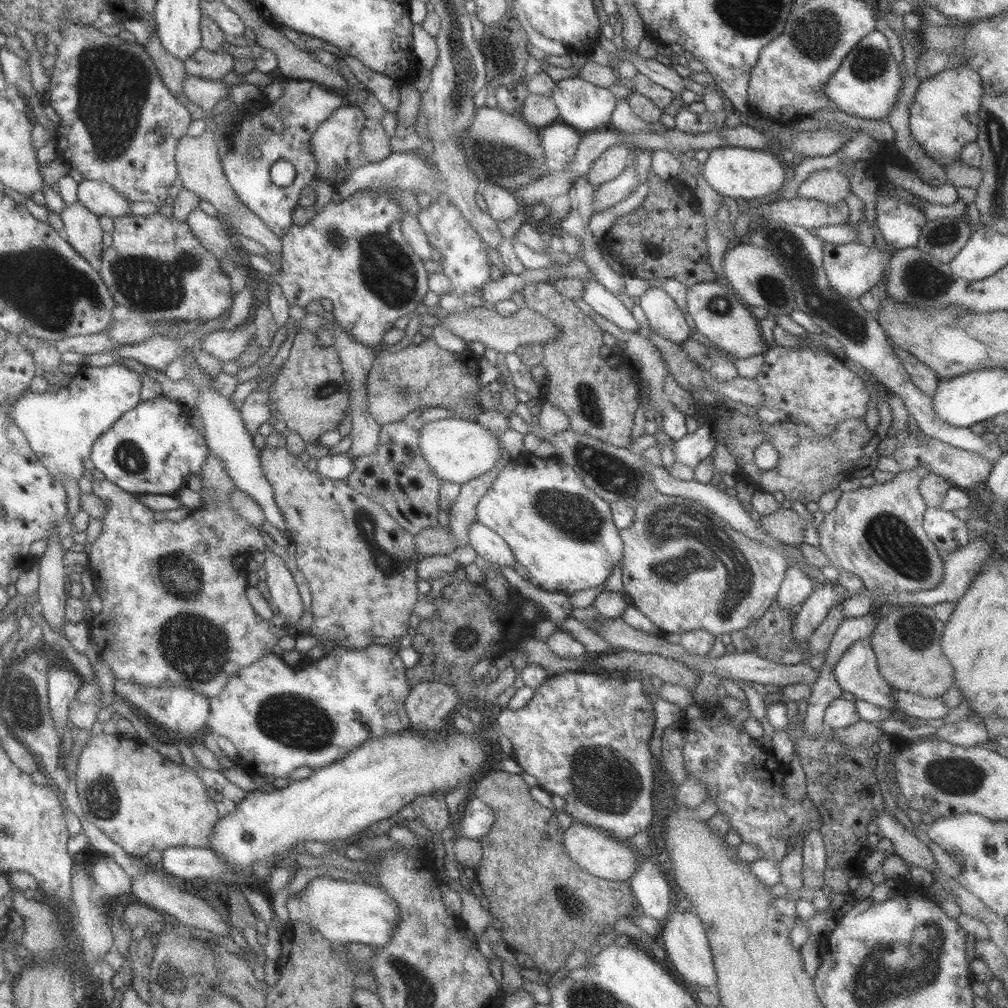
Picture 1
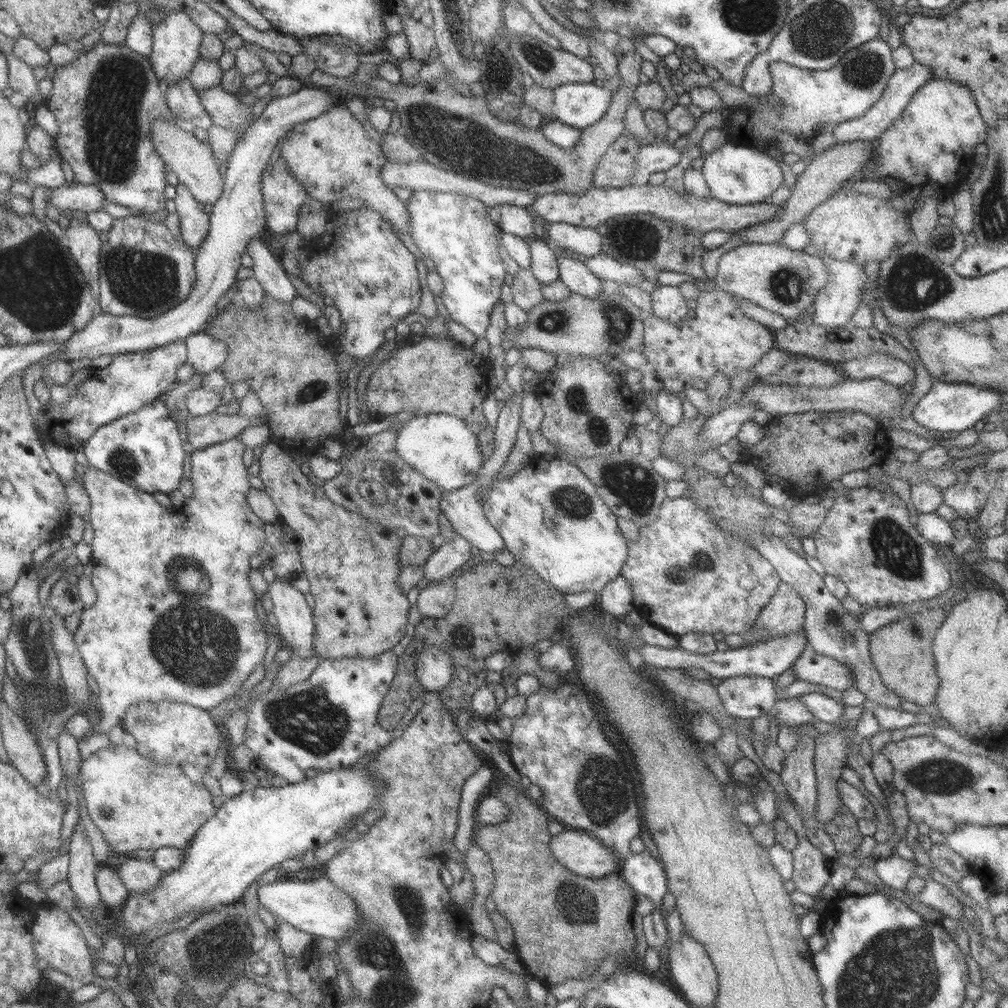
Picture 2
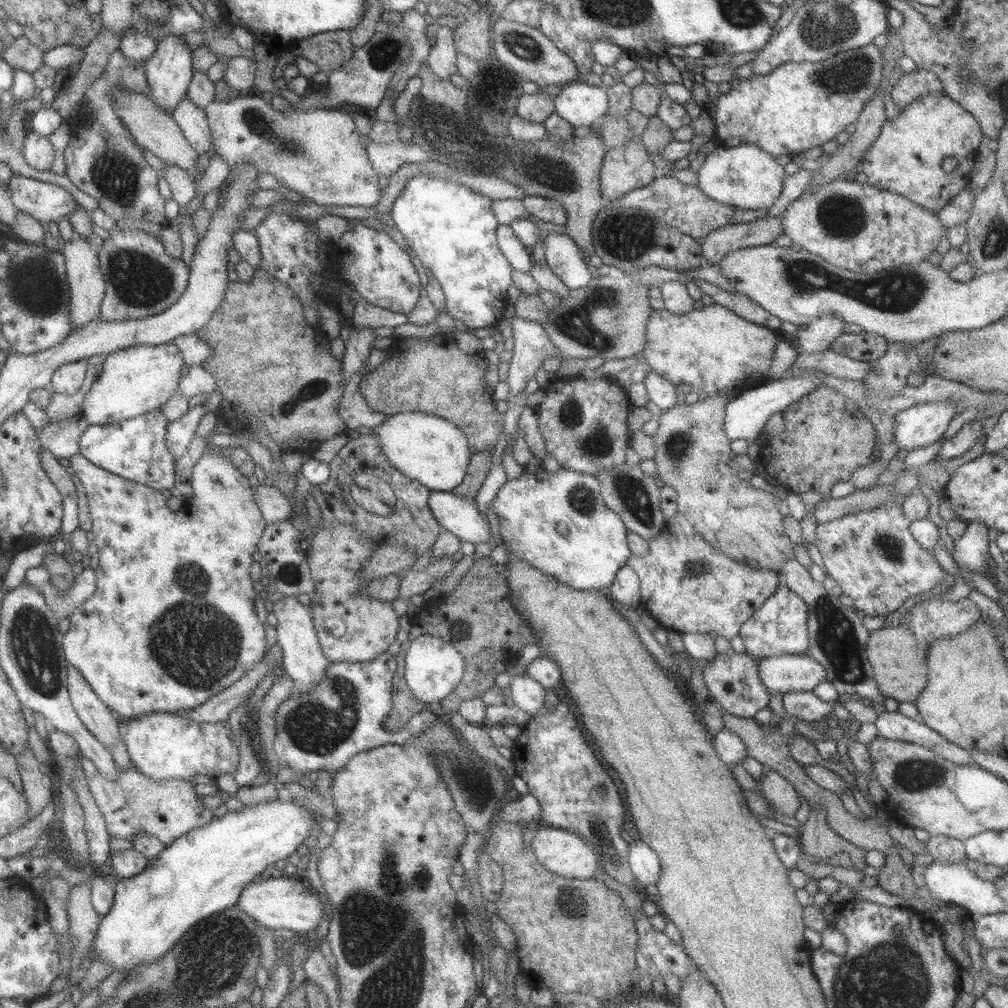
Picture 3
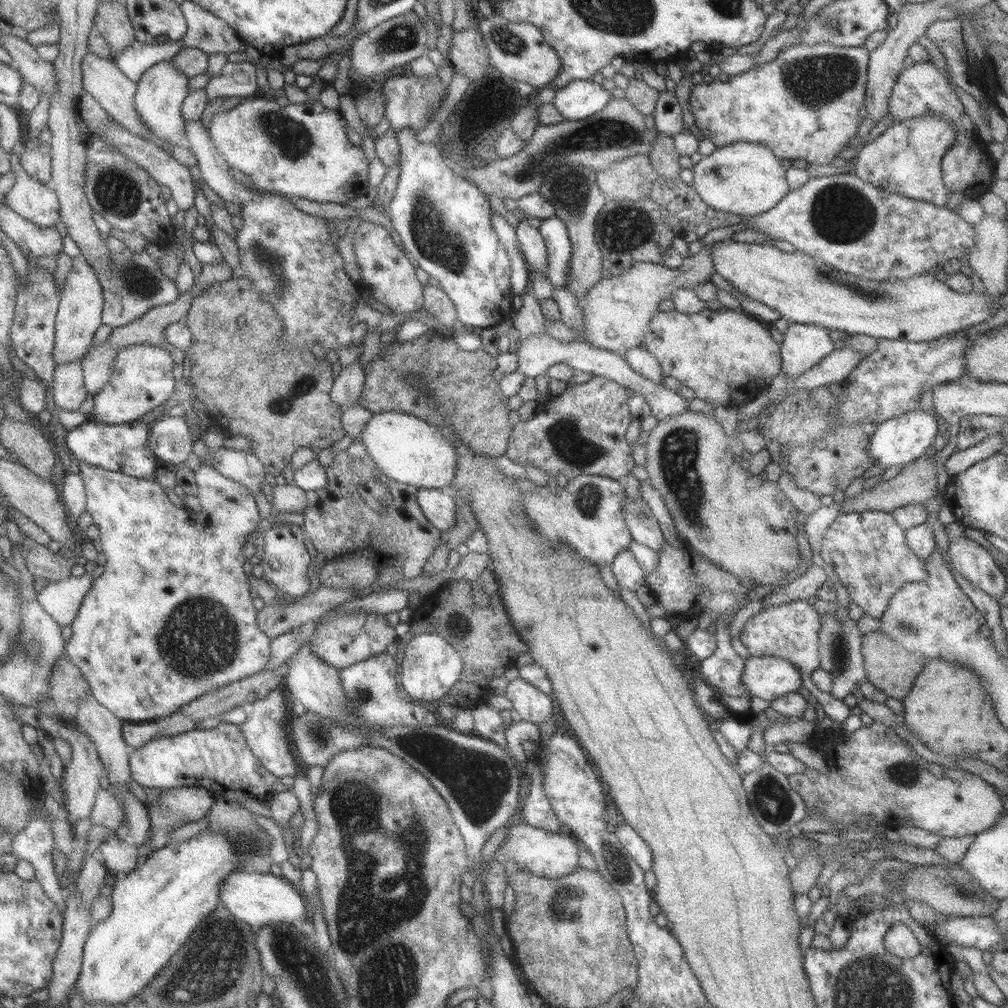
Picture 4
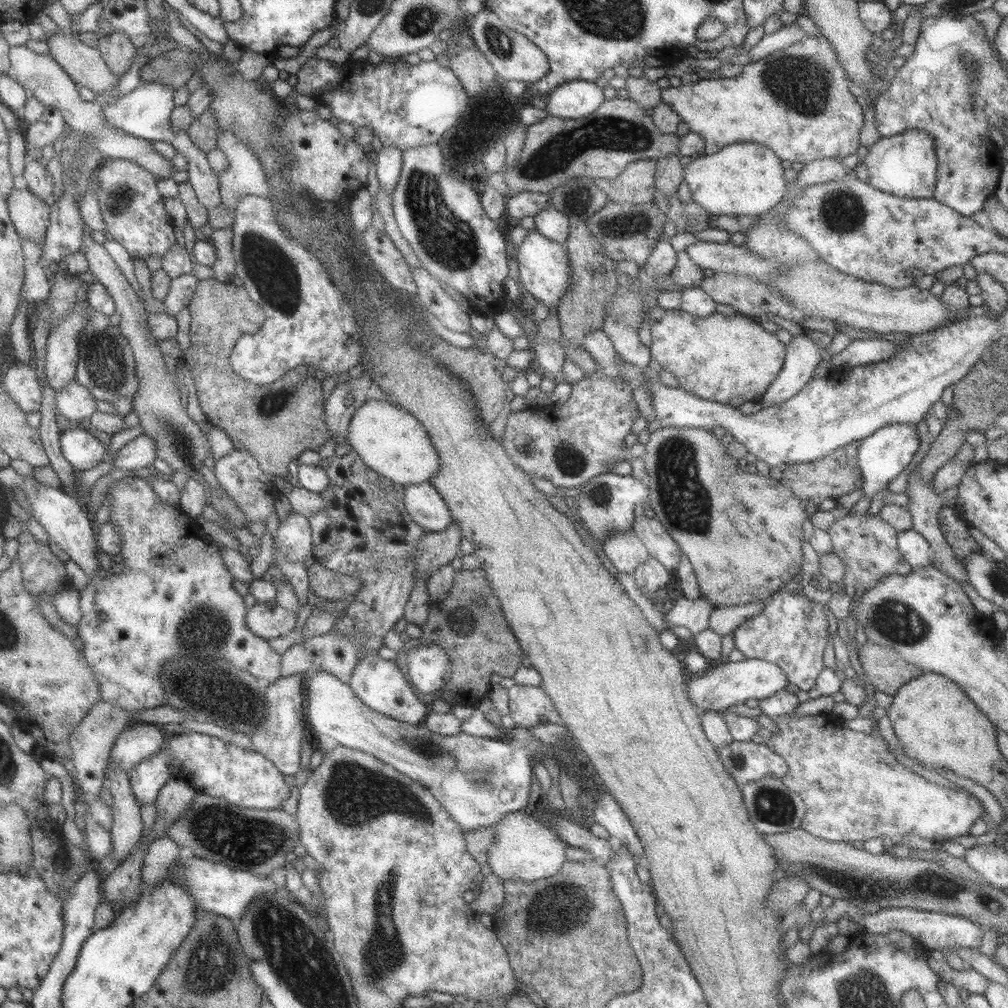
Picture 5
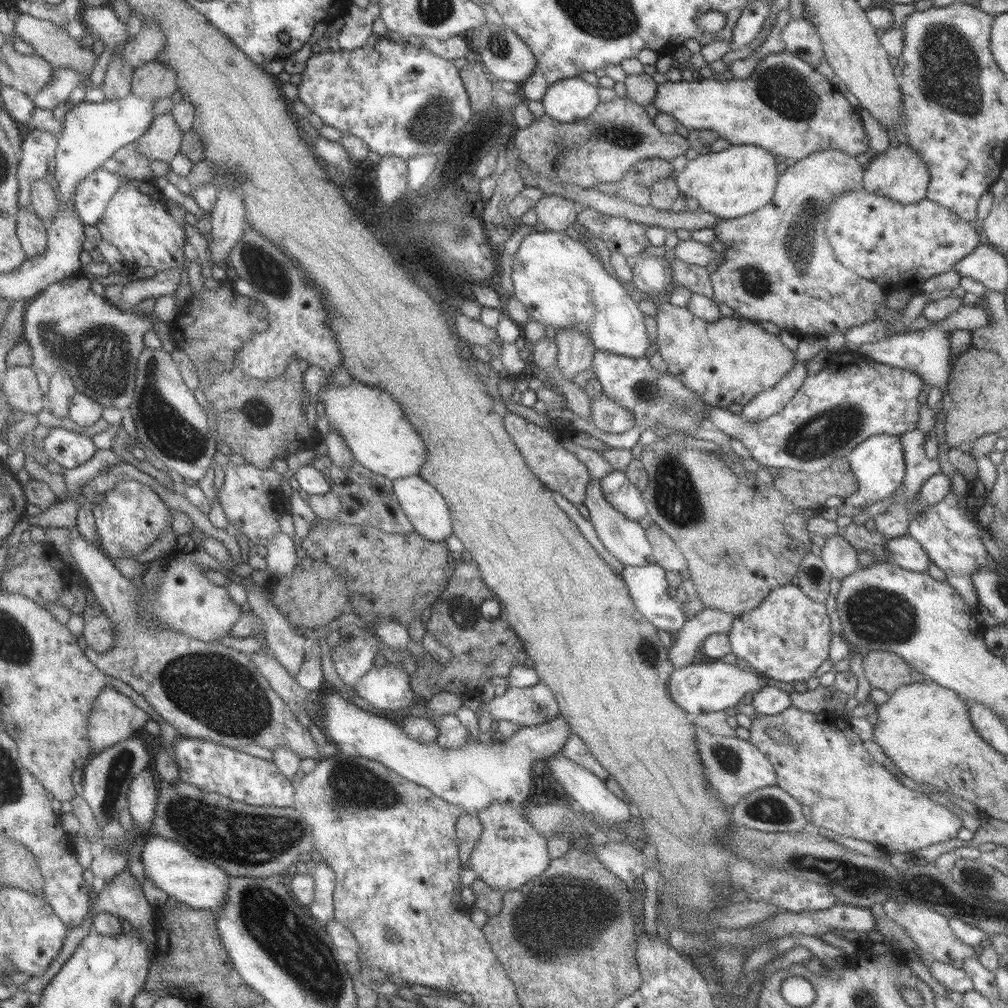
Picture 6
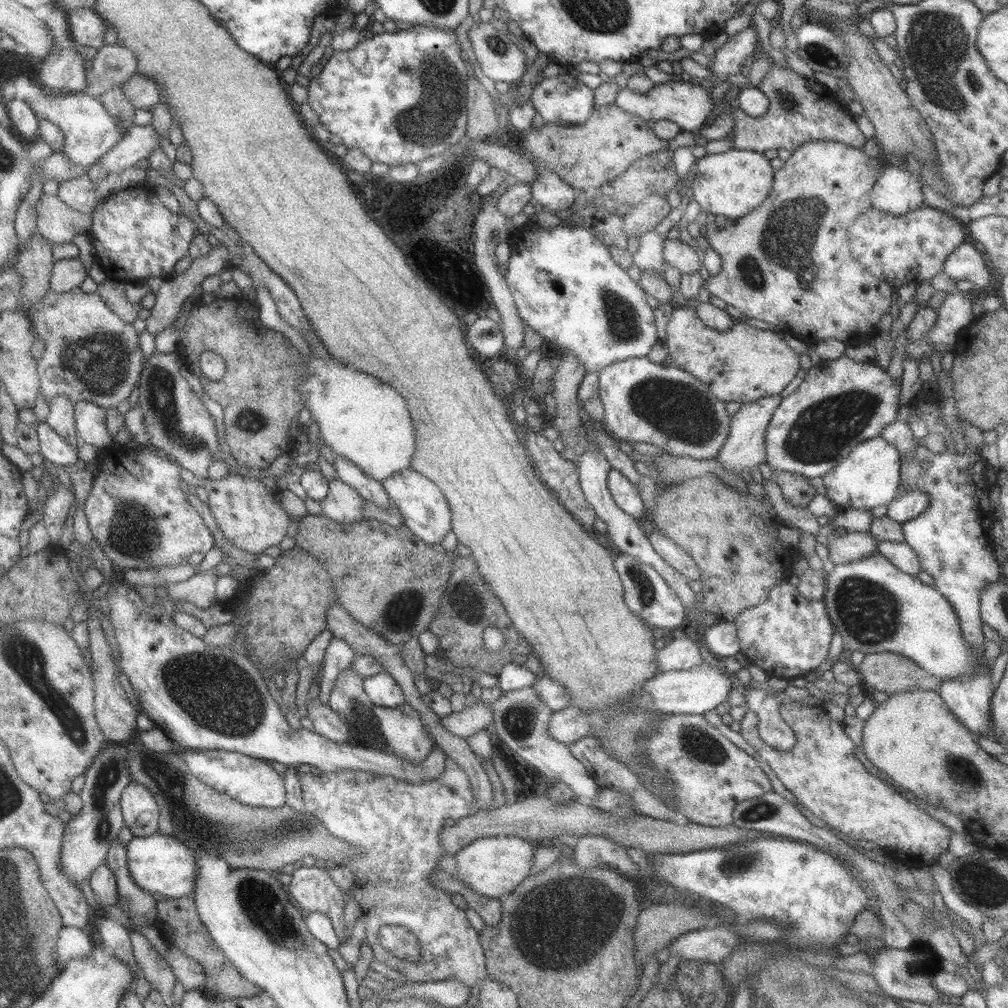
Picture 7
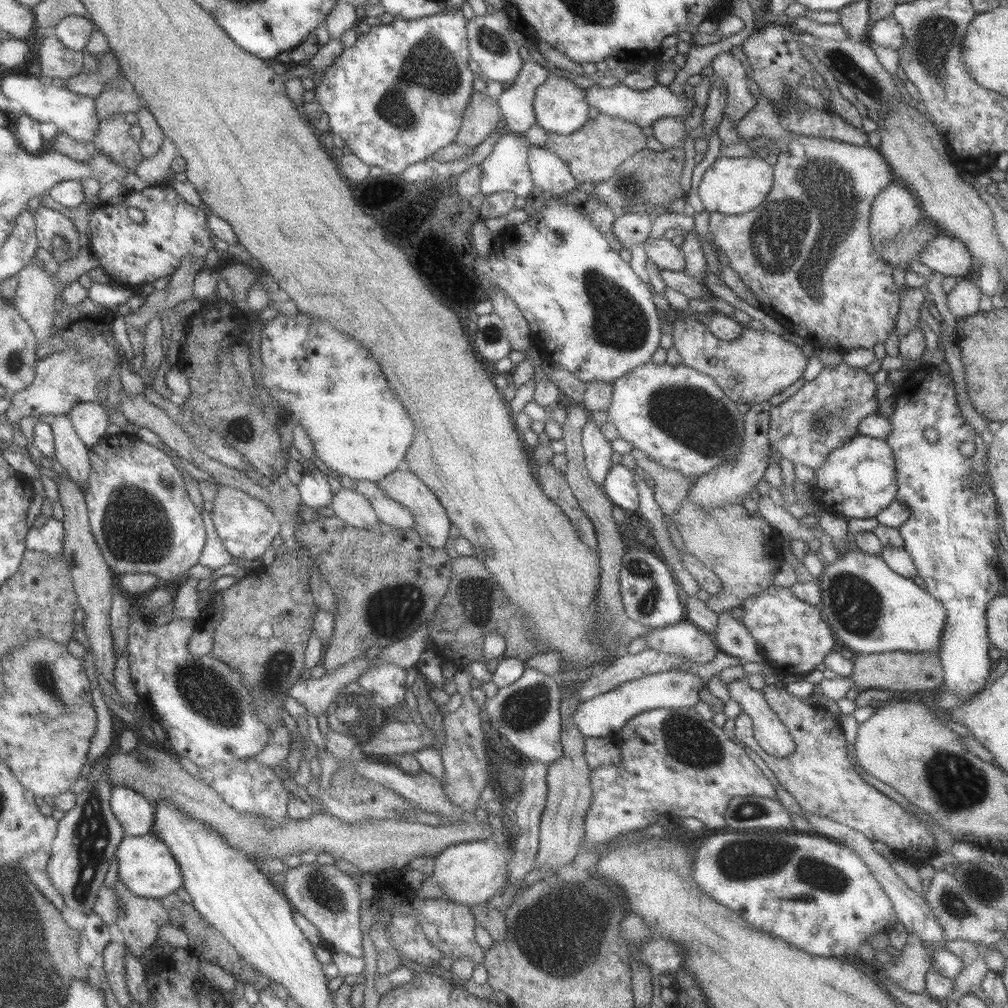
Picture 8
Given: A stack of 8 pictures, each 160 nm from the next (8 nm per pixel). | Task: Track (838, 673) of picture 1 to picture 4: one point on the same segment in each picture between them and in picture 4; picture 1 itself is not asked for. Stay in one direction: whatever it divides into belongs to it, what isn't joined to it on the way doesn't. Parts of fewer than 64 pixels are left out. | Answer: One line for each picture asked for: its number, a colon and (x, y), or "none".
2: (809, 666)
3: (779, 674)
4: (767, 678)

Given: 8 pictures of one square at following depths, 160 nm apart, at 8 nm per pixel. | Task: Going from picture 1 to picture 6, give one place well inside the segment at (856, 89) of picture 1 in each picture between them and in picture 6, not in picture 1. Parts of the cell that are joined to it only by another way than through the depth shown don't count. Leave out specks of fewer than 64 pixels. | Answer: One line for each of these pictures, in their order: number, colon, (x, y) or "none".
2: (811, 102)
3: (798, 105)
4: (803, 104)
5: (796, 101)
6: (786, 107)

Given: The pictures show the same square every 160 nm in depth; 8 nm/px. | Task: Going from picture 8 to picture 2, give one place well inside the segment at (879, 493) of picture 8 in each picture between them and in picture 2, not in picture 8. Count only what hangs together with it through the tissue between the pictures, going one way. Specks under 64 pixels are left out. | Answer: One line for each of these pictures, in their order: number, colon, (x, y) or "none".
2: (947, 408)
3: (916, 426)
4: (902, 439)
5: (881, 456)
6: (878, 465)
7: (866, 479)

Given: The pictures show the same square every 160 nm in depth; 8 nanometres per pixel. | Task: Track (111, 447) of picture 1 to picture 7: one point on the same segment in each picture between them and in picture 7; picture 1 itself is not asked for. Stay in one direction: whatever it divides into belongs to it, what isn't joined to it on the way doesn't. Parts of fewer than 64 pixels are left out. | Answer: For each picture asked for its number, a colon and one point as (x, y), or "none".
2: (142, 449)
3: (134, 449)
4: (124, 448)
5: (82, 450)
6: (69, 450)
7: (52, 448)

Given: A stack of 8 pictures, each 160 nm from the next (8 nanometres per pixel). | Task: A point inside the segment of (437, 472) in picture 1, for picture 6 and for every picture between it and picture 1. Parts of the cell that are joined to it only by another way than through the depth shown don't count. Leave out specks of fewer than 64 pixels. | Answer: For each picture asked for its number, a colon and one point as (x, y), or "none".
2: (440, 447)
3: (425, 448)
4: (407, 450)
5: (389, 441)
6: (372, 424)

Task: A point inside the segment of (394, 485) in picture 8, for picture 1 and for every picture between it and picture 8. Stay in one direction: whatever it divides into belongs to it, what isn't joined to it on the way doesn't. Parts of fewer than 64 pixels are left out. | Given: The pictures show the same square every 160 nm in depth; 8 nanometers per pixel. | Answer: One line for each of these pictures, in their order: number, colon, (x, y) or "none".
1: (489, 545)
2: (463, 511)
3: (460, 517)
4: (438, 507)
5: (423, 504)
6: (426, 510)
7: (424, 510)

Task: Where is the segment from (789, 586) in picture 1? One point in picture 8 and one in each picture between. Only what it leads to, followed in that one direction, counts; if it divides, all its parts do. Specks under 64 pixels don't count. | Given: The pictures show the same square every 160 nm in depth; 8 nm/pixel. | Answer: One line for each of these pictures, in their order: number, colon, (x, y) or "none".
2: (784, 613)
3: (779, 626)
4: (790, 630)
5: (791, 631)
6: (786, 637)
7: (787, 636)
8: (793, 636)

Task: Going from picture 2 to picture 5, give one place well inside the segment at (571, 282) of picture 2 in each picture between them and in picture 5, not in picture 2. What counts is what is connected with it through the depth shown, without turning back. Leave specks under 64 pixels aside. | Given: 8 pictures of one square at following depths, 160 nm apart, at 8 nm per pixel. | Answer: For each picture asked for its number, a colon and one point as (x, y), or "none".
3: (562, 257)
4: (553, 231)
5: (551, 223)

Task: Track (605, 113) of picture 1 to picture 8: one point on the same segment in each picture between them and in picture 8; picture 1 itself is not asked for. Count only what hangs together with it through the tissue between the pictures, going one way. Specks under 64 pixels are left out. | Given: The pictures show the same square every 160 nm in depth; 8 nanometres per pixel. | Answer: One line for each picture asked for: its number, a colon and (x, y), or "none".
2: (579, 105)
3: (580, 104)
4: (580, 98)
5: (576, 98)
6: (570, 99)
7: (563, 100)
8: (559, 106)

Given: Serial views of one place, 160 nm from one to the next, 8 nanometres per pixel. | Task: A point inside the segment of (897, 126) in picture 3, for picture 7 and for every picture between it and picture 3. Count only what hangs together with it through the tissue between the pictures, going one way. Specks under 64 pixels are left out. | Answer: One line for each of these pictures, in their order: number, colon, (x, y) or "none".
4: (904, 159)
5: (903, 165)
6: (899, 174)
7: (895, 192)

